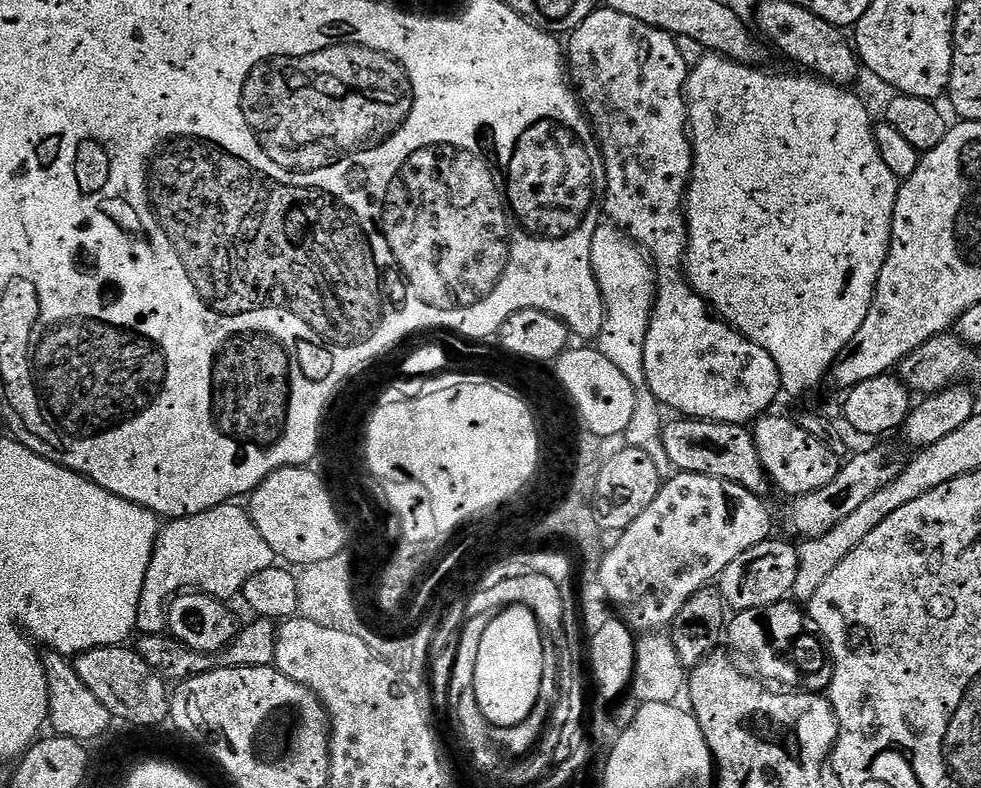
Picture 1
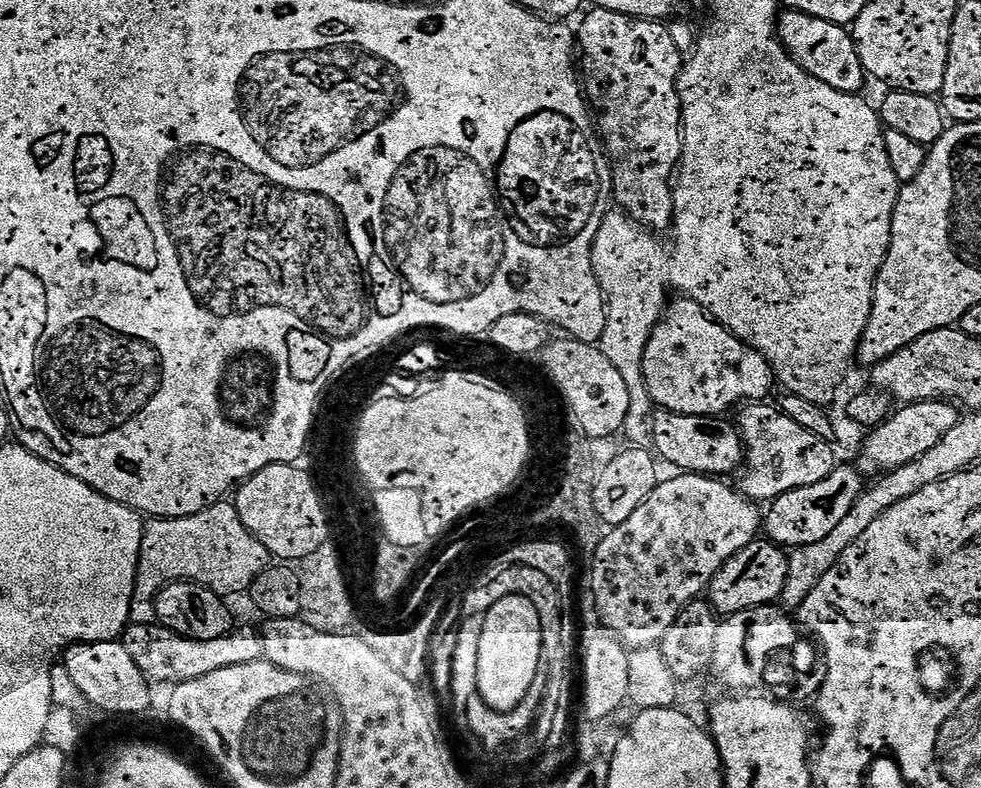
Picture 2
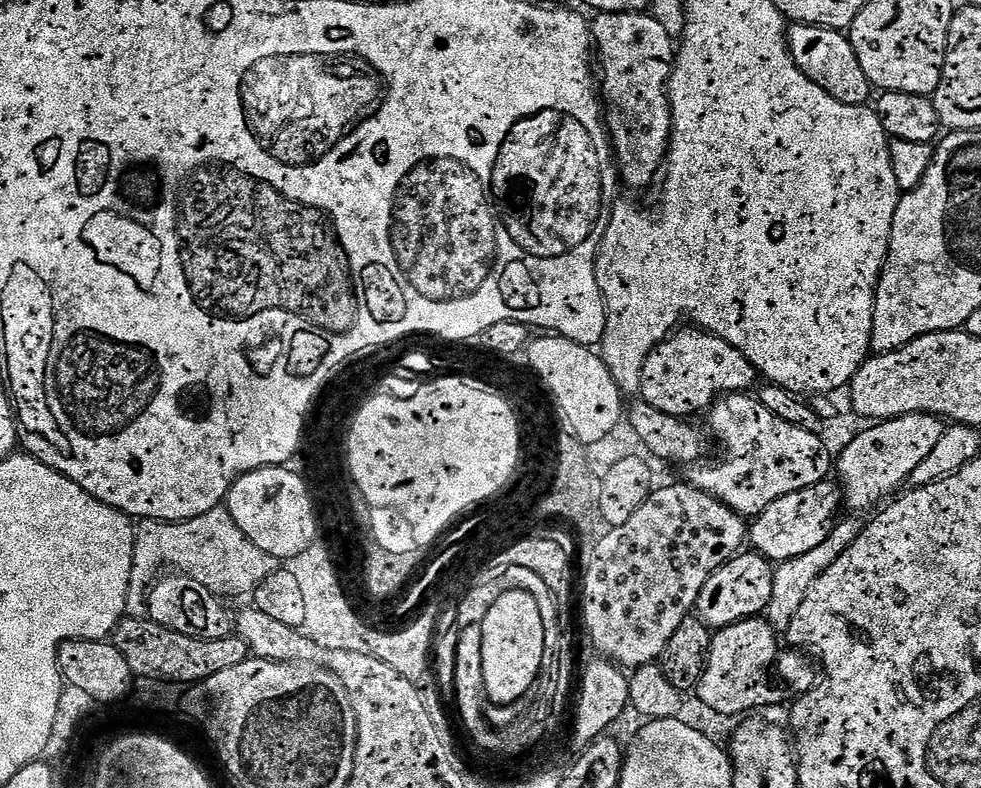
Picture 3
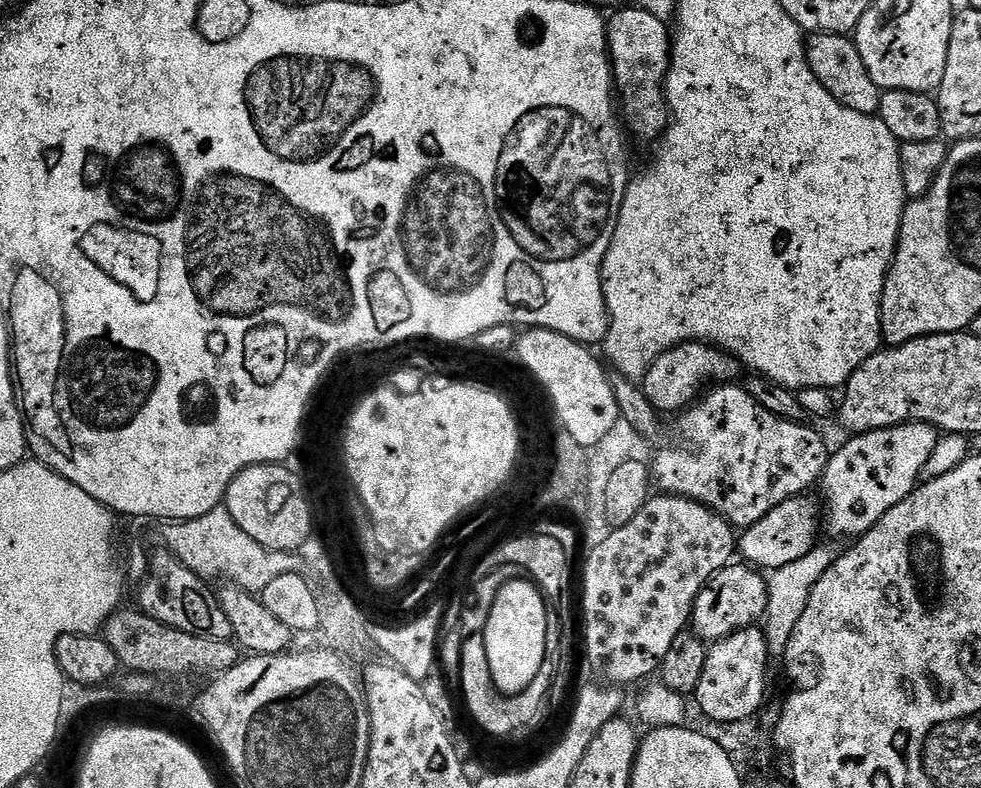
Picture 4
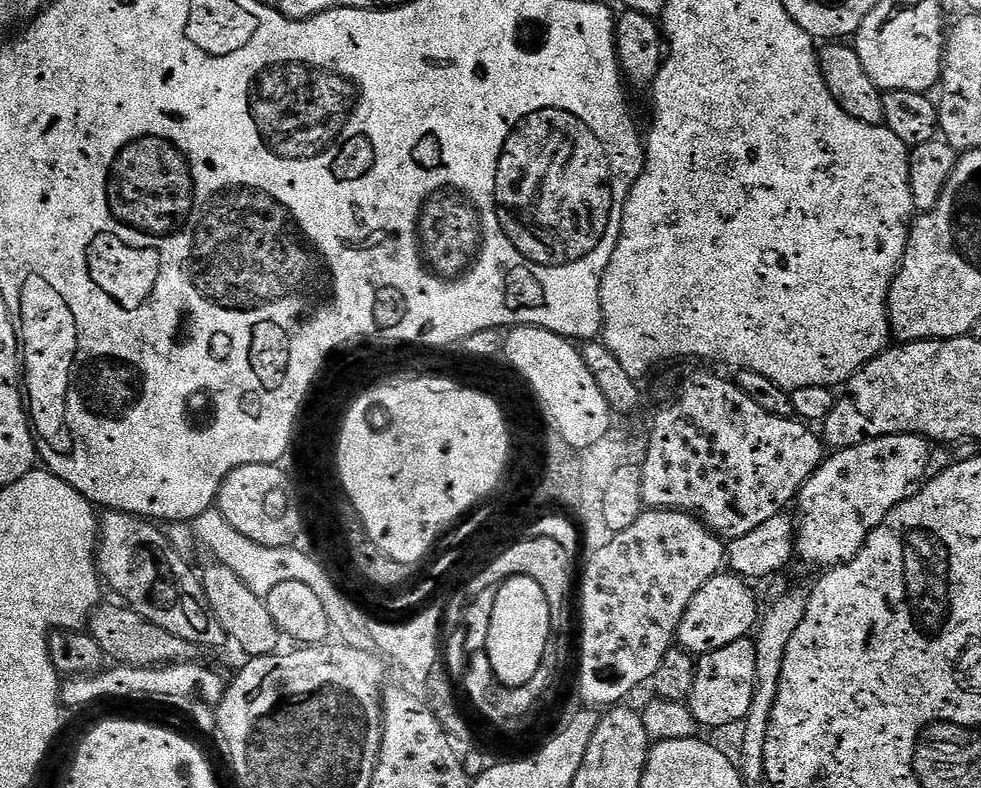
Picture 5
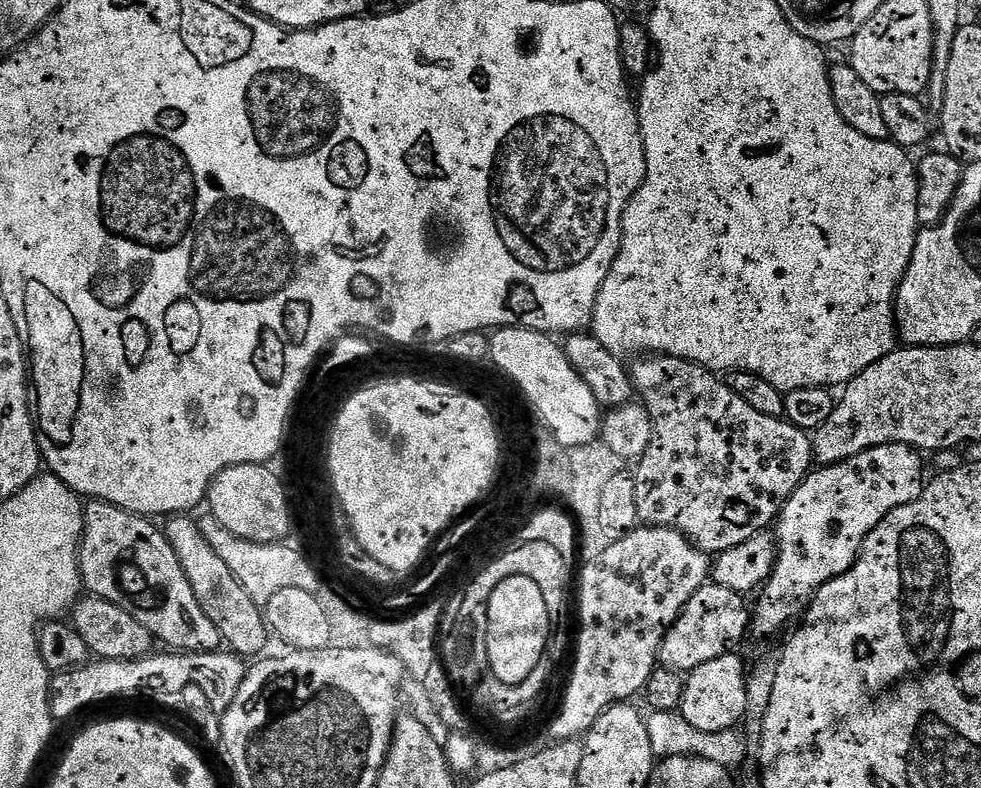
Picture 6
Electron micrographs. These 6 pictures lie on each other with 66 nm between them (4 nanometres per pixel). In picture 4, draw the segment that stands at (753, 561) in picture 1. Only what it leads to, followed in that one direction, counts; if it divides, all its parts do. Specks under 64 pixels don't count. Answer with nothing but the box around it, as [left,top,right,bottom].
[690,562,767,642]

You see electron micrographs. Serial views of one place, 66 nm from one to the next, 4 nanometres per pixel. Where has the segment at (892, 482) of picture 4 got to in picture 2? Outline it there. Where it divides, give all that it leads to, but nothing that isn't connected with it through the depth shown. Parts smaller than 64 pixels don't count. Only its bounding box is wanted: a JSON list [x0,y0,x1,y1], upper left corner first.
[859,400,961,478]

